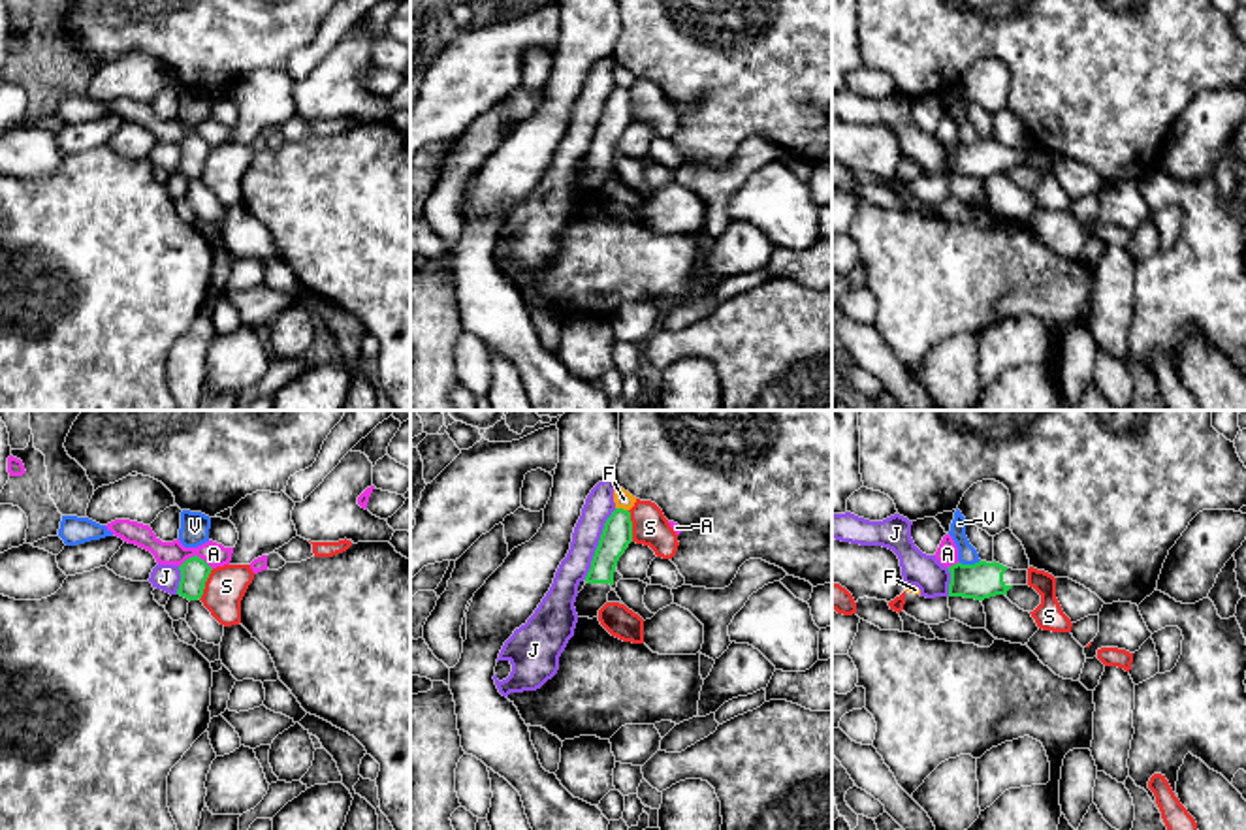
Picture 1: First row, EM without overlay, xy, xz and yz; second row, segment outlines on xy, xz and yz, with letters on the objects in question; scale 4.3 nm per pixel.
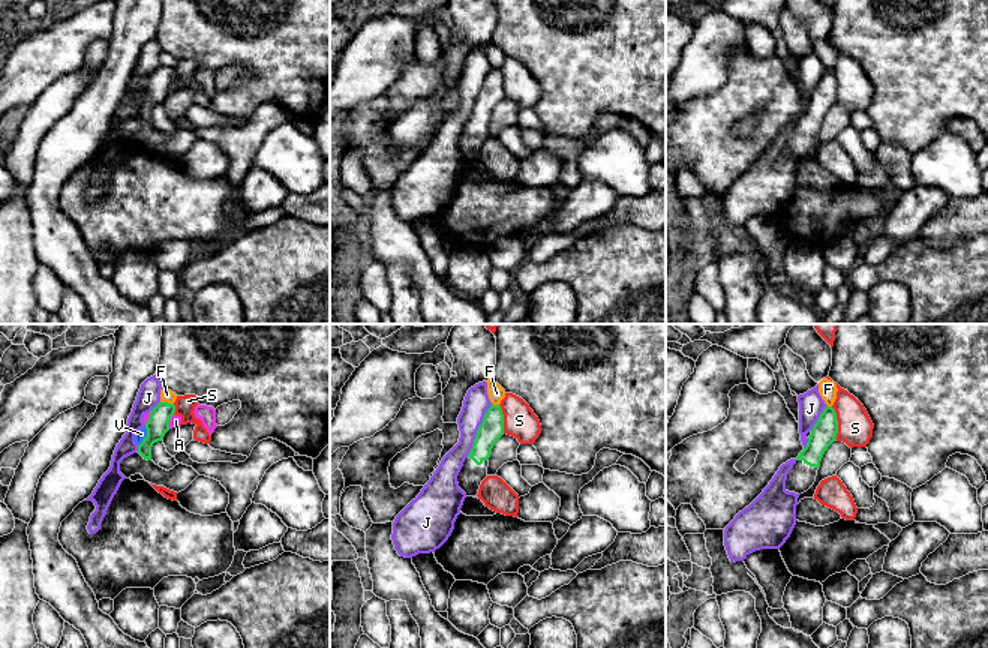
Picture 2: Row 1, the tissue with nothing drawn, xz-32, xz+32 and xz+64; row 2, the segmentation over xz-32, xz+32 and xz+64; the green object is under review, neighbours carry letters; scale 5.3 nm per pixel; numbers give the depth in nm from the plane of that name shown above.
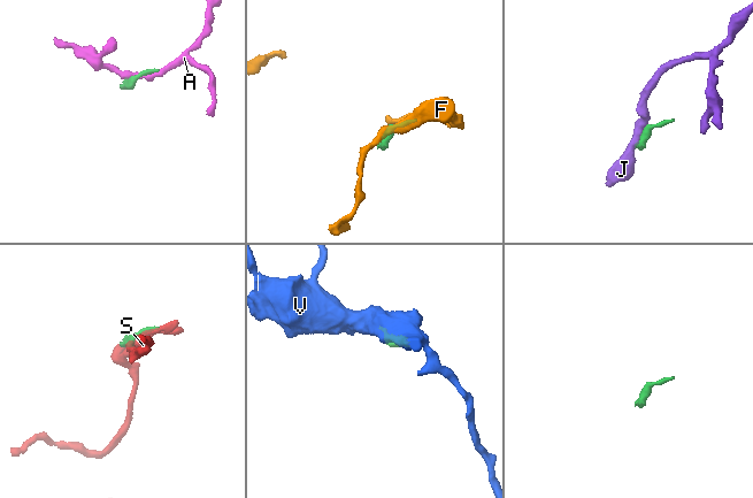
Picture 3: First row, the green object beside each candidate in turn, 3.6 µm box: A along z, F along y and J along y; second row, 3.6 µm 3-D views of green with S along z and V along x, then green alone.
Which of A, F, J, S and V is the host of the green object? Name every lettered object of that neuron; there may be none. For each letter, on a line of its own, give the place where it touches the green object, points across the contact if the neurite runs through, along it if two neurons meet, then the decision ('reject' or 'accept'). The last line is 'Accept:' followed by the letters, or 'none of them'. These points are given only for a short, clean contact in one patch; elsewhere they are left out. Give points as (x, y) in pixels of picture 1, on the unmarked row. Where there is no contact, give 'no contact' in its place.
A: contact xy (196, 134); way xy (194, 149), (196, 134), (213, 132); accept
F: contact xz (622, 87); border xz (616, 85), (627, 89); reject
J: contact xz (599, 123); border xz (616, 87), (605, 102), (591, 145), (584, 157); reject
S: contact xz (631, 104); reject
V: contact yz (970, 143); border yz (979, 138), (960, 142); reject
Accept: A

